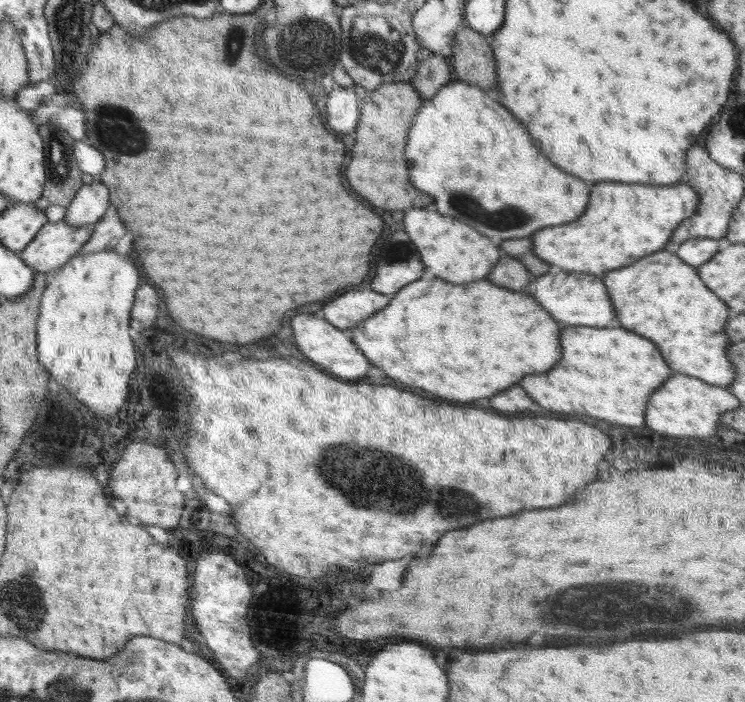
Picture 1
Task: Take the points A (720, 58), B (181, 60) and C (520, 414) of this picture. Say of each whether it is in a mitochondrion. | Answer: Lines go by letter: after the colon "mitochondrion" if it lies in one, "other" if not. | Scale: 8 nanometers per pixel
A: other
B: other
C: other

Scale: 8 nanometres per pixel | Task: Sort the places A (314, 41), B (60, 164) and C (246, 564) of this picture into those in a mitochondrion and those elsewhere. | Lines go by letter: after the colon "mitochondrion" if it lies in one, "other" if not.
A: mitochondrion
B: mitochondrion
C: other

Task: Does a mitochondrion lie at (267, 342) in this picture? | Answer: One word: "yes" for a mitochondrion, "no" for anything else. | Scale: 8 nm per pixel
no

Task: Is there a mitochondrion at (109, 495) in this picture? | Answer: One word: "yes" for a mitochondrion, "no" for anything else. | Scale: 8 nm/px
no

